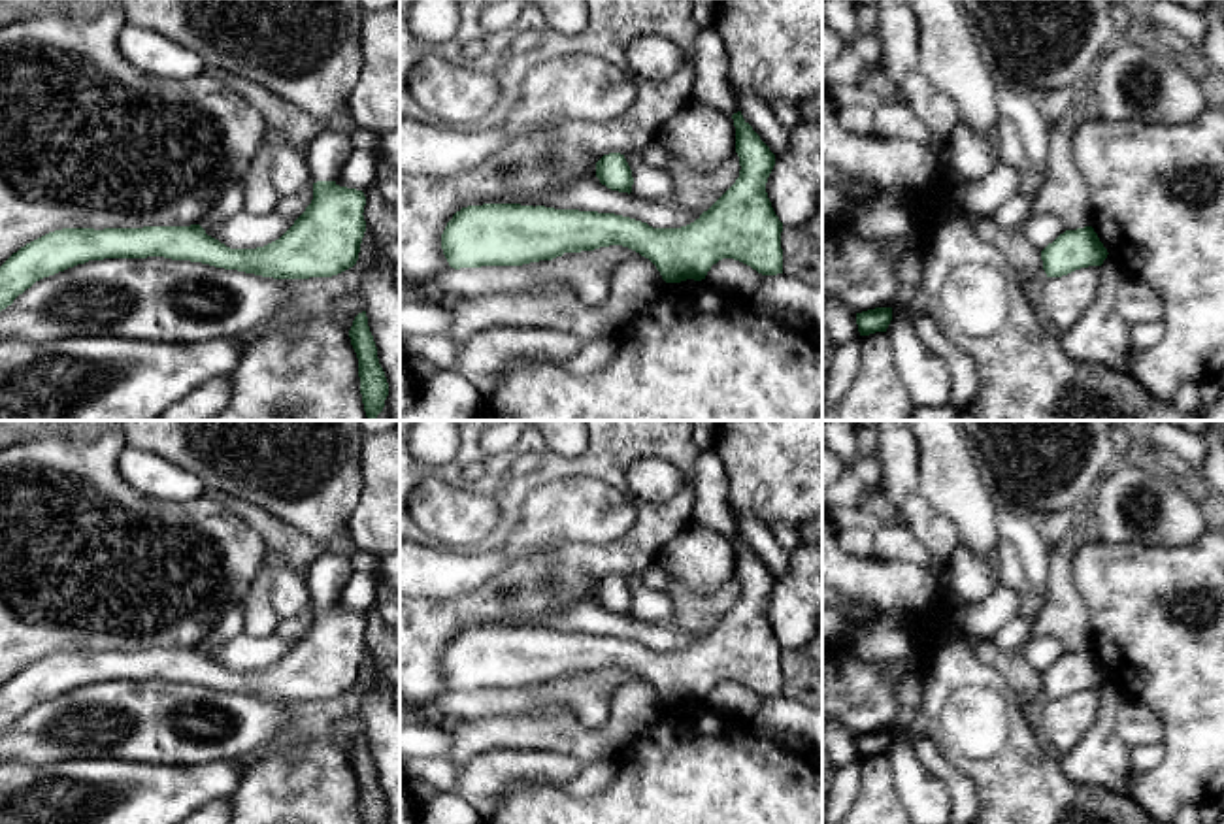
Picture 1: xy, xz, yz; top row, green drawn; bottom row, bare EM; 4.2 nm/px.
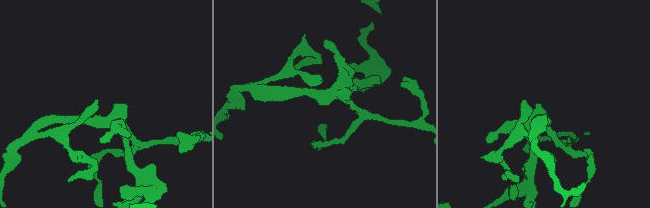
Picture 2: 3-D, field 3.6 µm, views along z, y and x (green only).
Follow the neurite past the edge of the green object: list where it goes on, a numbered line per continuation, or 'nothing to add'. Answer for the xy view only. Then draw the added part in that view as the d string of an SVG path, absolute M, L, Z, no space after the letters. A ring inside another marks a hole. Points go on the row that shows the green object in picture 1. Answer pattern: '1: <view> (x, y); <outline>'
1: xy (327, 155); M332 128L321 130L306 157L311 181L338 181L353 151L355 143L349 134Z

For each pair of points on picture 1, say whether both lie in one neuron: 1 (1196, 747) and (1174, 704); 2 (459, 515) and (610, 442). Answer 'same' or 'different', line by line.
1: same
2: different

